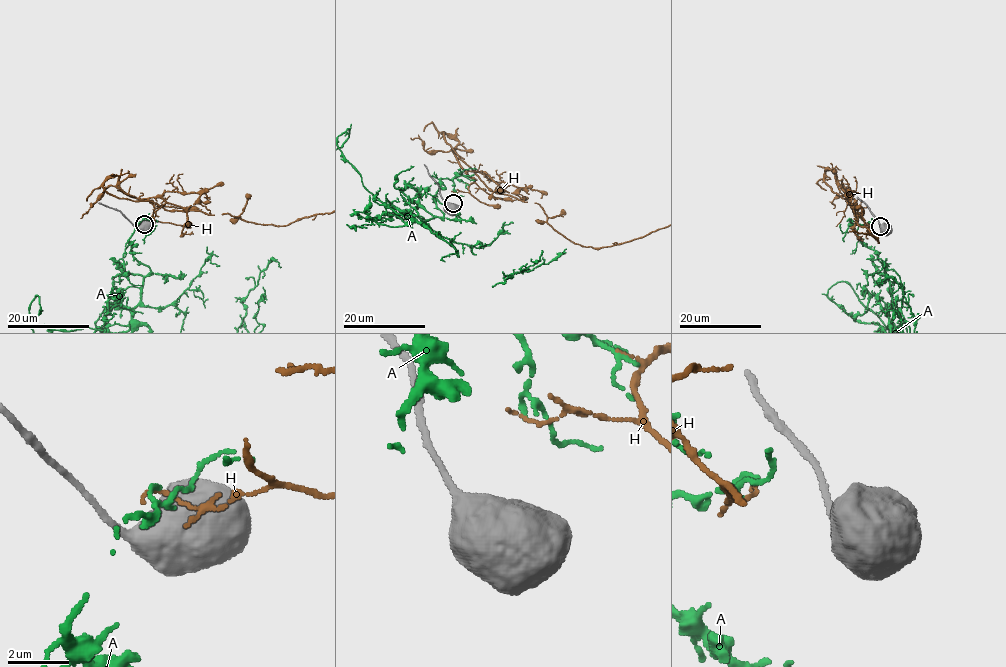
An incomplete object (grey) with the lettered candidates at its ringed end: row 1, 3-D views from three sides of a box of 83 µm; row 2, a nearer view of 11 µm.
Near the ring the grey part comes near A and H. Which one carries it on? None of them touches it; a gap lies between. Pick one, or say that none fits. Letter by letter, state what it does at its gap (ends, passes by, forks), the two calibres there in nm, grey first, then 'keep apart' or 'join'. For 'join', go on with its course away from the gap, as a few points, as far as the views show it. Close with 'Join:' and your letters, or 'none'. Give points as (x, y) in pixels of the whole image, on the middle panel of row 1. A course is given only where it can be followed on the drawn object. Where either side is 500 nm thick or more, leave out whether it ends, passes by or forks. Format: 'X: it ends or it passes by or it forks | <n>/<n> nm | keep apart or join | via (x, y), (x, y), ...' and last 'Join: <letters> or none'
A: 950/120 nm | keep apart
H: 950/80 nm | join
Join: H

